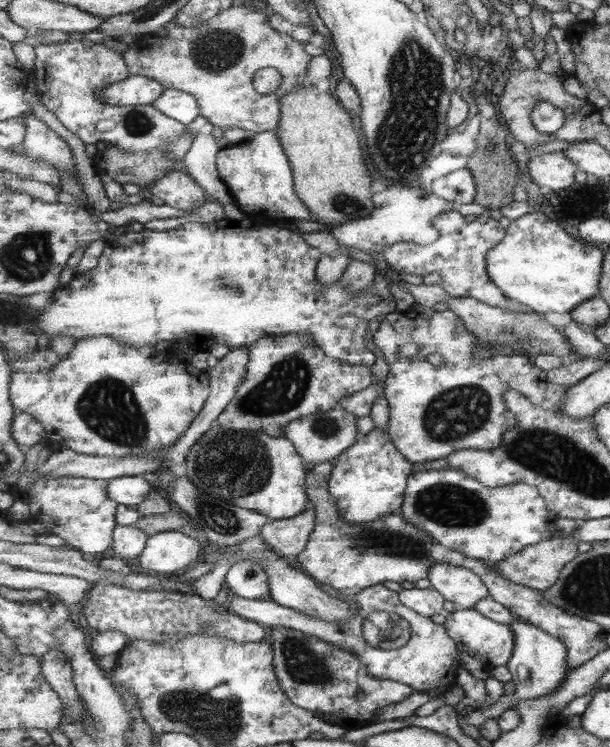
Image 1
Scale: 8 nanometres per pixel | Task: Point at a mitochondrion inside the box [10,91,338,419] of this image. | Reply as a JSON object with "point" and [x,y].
{"point":[136,124]}

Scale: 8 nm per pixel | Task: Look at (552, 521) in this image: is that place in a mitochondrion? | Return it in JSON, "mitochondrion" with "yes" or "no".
{"mitochondrion":"no"}

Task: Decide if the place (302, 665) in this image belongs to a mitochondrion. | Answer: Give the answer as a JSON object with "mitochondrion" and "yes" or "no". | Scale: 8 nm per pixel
{"mitochondrion":"yes"}

